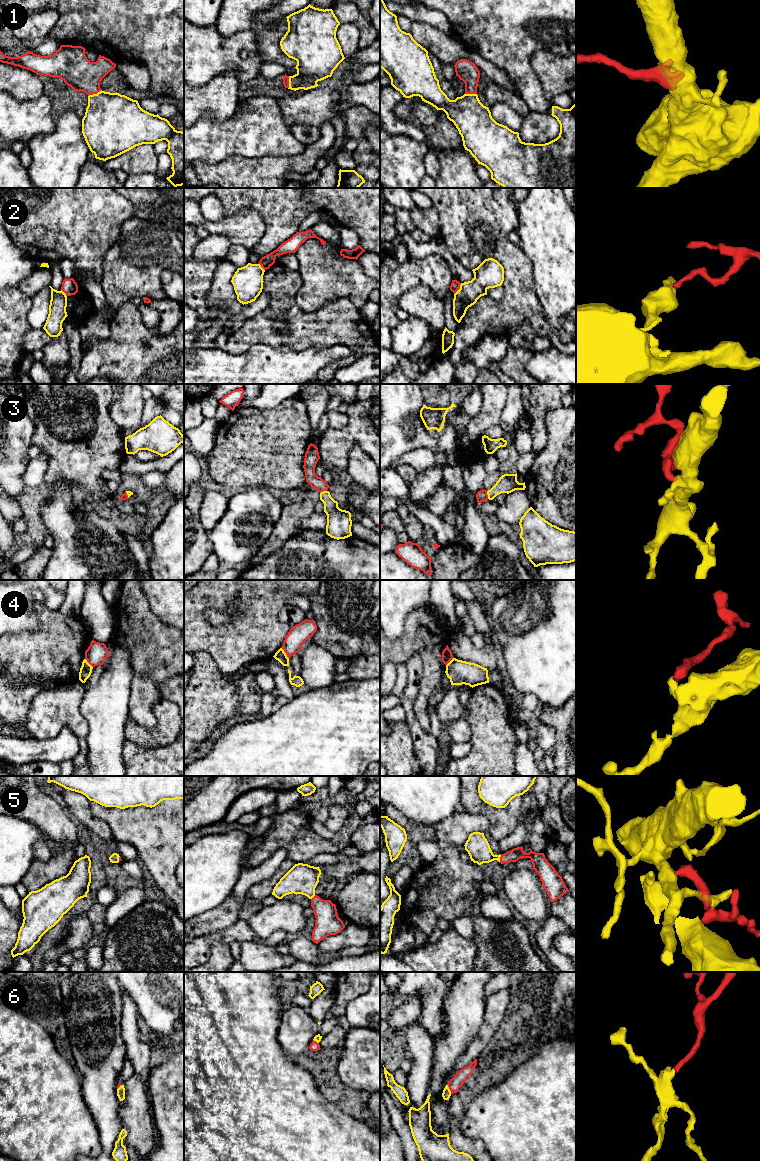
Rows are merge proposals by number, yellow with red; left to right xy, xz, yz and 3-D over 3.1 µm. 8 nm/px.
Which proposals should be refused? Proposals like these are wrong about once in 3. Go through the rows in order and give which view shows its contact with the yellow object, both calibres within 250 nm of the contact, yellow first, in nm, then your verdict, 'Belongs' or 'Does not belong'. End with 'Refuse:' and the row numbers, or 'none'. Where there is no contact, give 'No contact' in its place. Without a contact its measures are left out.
1: Touches yellow in xy. Thickness 440 nm (yellow) against 260 nm. Belongs
2: Touches yellow in yz. Thickness 200 nm (yellow) against 80 nm. Does not belong
3: Touches yellow in yz. Thickness 160 nm (yellow) against 90 nm. Belongs
4: Touches yellow in xz. Thickness 90 nm (yellow) against 160 nm. Does not belong
5: Touches yellow in yz. Thickness 190 nm (yellow) against 100 nm. Belongs
6: Touches yellow in yz. Thickness 70 nm (yellow) against 100 nm. Belongs
Refuse: 2, 4

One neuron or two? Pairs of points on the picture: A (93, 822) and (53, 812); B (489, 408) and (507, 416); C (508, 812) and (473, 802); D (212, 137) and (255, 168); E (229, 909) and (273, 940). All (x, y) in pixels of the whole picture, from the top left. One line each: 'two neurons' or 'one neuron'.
A: two neurons
B: two neurons
C: one neuron
D: two neurons
E: two neurons

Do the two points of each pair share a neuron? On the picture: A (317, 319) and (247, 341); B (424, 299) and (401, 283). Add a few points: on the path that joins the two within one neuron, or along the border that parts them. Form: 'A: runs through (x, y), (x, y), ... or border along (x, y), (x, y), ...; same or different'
A: runs through (300, 326), (289, 337), (264, 337); same
B: border along (433, 292), (415, 286), (401, 296), (399, 308); different

